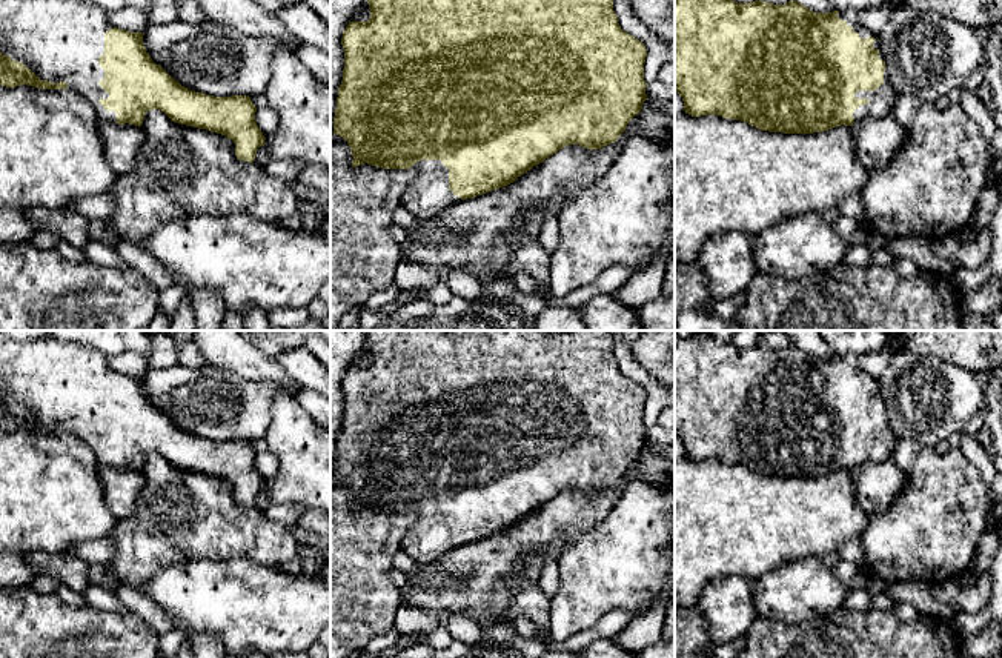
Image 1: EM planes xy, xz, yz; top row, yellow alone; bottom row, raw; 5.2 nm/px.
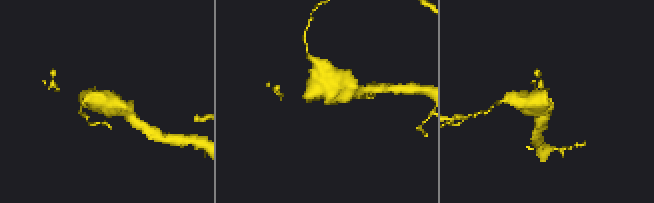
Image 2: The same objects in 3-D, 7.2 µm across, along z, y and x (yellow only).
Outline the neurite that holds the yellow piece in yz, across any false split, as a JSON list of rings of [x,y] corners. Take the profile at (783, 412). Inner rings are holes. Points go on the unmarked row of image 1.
[[[696,331],[687,338],[679,338],[675,344],[675,437],[682,441],[684,455],[692,461],[721,460],[722,463],[741,464],[761,475],[784,477],[784,478],[813,478],[833,474],[836,470],[851,470],[871,461],[887,461],[891,457],[899,438],[890,424],[890,417],[885,410],[881,397],[878,380],[868,375],[859,363],[859,355],[833,355],[813,357],[796,344],[784,349],[773,349],[762,344],[750,347],[738,347],[730,341],[722,341],[708,334],[708,331]]]

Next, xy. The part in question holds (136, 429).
[[[0,332],[0,429],[6,432],[15,432],[20,429],[28,429],[28,430],[34,430],[40,434],[66,434],[68,432],[74,435],[77,440],[86,443],[94,452],[97,463],[100,466],[108,466],[108,467],[118,467],[118,469],[129,467],[140,472],[143,469],[144,458],[148,455],[158,454],[164,457],[175,467],[226,480],[235,487],[235,500],[238,504],[243,504],[243,506],[254,507],[257,494],[260,490],[264,490],[264,484],[266,484],[266,481],[263,480],[263,477],[255,467],[257,452],[252,447],[249,440],[214,441],[214,440],[195,437],[181,430],[160,409],[152,406],[152,403],[149,401],[143,389],[143,377],[131,377],[131,375],[115,372],[109,366],[109,355],[105,355],[86,346],[57,340],[52,335],[46,335],[35,341],[17,341],[14,338],[9,338],[6,334]]]

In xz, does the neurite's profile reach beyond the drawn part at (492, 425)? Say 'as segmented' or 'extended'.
extended

